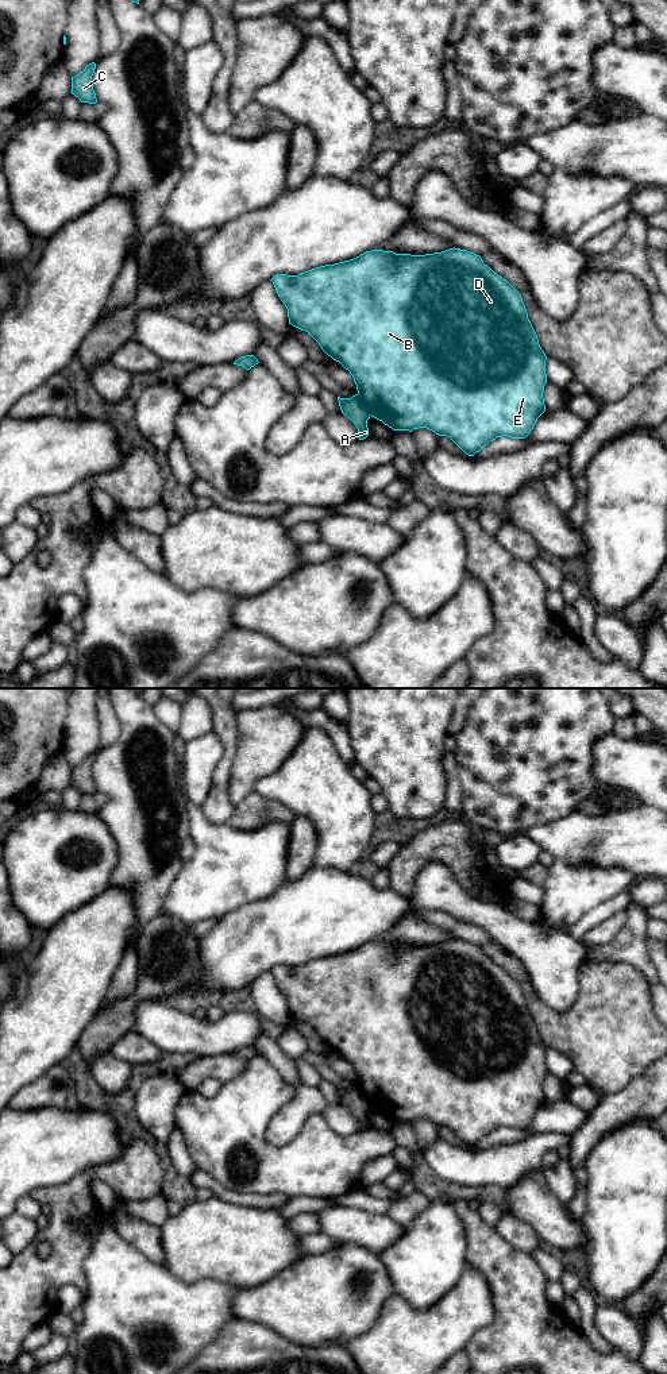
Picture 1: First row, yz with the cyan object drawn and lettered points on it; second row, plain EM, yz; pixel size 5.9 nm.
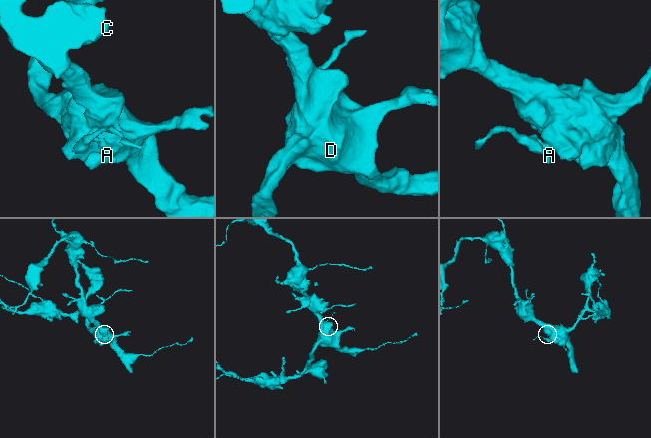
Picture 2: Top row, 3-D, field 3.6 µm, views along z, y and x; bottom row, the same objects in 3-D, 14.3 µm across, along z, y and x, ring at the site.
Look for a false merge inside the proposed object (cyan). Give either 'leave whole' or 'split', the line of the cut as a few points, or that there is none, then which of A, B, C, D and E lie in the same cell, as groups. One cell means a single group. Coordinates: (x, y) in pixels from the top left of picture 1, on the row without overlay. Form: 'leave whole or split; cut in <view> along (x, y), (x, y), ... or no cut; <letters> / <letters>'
split; cut in yz along (357, 1085), (370, 1106); A / B C D E

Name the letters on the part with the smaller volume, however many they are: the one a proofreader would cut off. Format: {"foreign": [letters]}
{"foreign": ["A"]}

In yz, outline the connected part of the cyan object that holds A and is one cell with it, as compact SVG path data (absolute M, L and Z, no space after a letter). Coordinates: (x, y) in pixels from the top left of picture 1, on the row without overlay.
M355 1085L351 1089L338 1088L340 1101L347 1107L358 1119L359 1131L363 1131L369 1127L367 1111L370 1104L362 1089Z

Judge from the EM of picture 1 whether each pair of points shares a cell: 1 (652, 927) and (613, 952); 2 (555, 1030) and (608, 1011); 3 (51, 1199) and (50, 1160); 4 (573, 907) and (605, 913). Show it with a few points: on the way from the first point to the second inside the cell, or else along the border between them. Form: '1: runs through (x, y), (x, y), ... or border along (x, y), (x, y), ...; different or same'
1: border along (648, 918), (647, 936); different
2: runs through (569, 1030), (589, 1030), (594, 1025); same
3: border along (80, 1172), (64, 1183), (37, 1187), (30, 1193); different
4: border along (617, 892), (586, 911), (567, 931); different

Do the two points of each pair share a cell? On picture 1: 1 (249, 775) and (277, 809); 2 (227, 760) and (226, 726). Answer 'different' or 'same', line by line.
1: different
2: same

